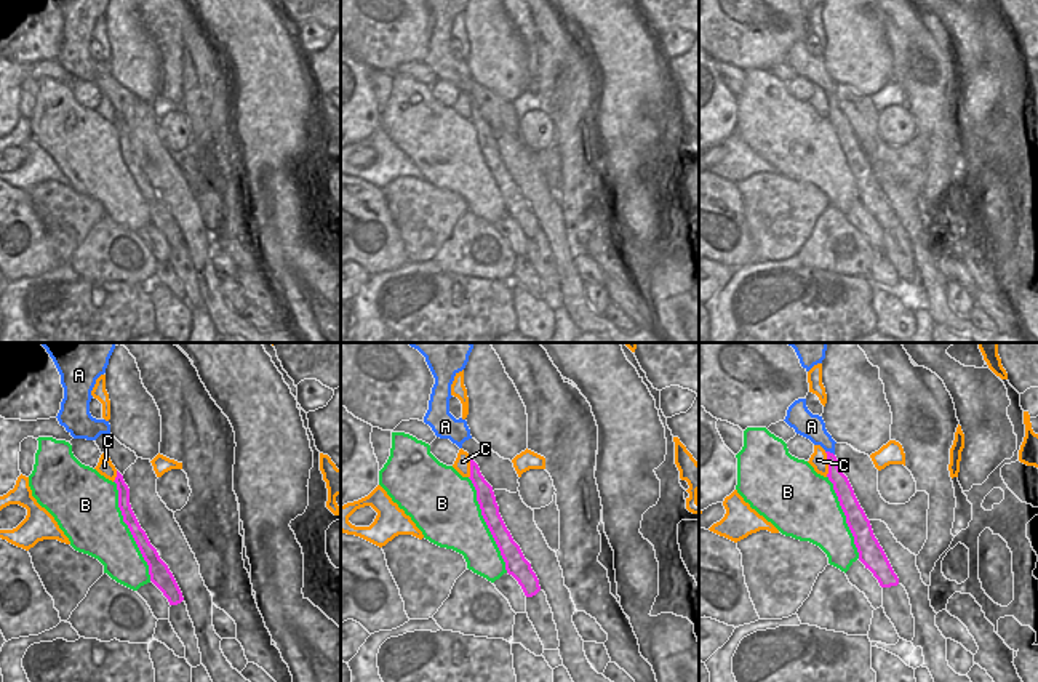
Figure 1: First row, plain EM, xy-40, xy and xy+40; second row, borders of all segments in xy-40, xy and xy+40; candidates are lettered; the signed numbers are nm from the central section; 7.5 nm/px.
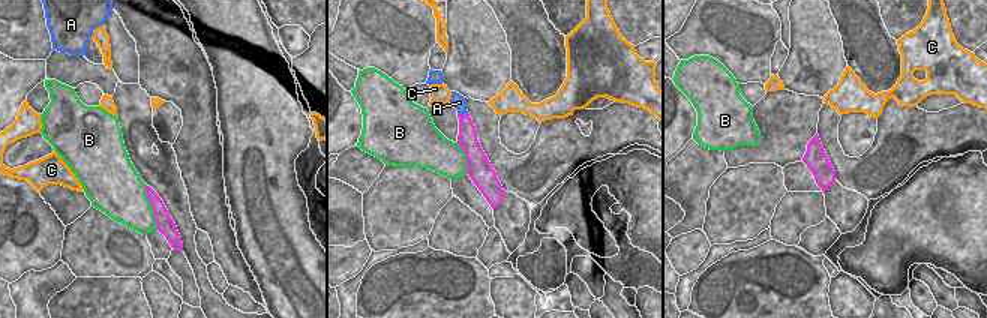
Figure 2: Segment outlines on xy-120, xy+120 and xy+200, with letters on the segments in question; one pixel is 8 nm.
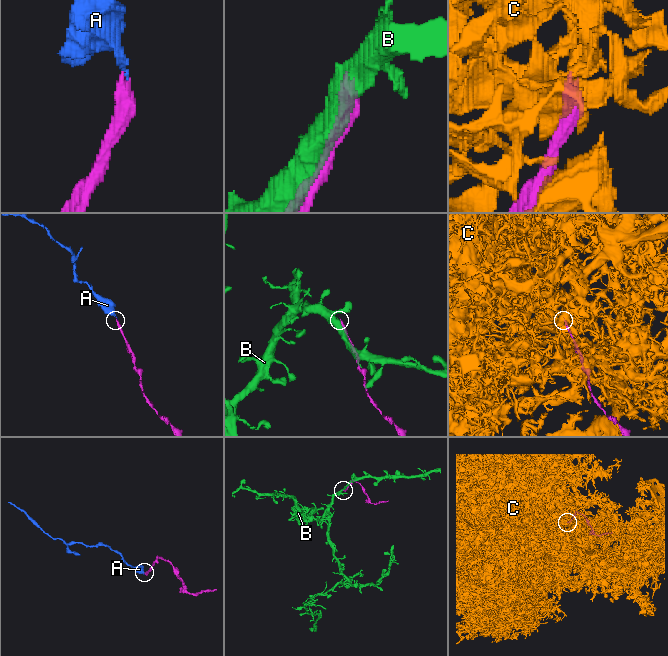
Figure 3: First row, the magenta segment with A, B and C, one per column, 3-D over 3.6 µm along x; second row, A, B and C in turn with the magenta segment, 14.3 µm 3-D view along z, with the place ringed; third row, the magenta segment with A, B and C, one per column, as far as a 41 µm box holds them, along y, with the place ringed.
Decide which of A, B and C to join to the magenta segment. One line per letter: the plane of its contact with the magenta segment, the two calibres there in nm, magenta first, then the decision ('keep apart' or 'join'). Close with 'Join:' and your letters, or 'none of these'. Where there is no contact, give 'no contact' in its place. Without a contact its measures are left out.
A: contact in xy+40; calibres 120 and 190 nm; join
B: contact in xy-40; calibres 120 and 400 nm; keep apart
C: contact in xy+40; calibres 130 and 130 nm; keep apart
Join: A

